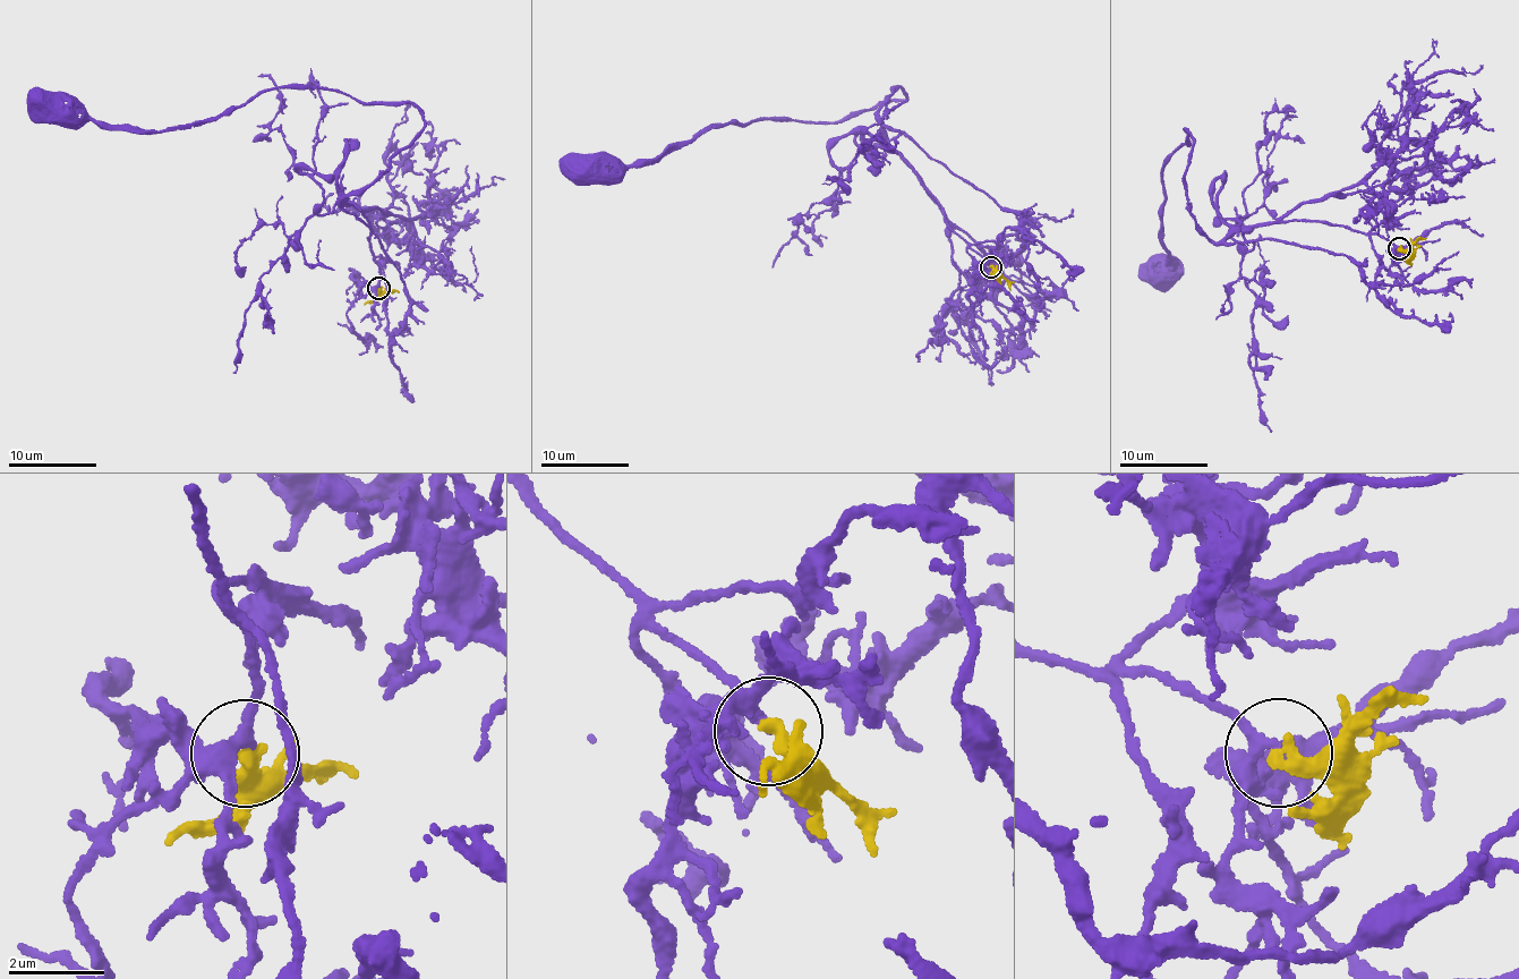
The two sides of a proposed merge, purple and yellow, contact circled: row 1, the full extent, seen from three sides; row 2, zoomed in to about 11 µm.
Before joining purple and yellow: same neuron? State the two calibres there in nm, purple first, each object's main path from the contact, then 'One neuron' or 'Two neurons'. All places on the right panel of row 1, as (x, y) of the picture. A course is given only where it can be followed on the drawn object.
Thickness 200 nm (purple) against 360 nm. Course of purple: (1400, 247), (1299, 220), (1206, 239), (1187, 199), (1185, 129), (1160, 173), (1172, 264), (1155, 273). Course of yellow: (1400, 248), (1426, 237). One neuron

